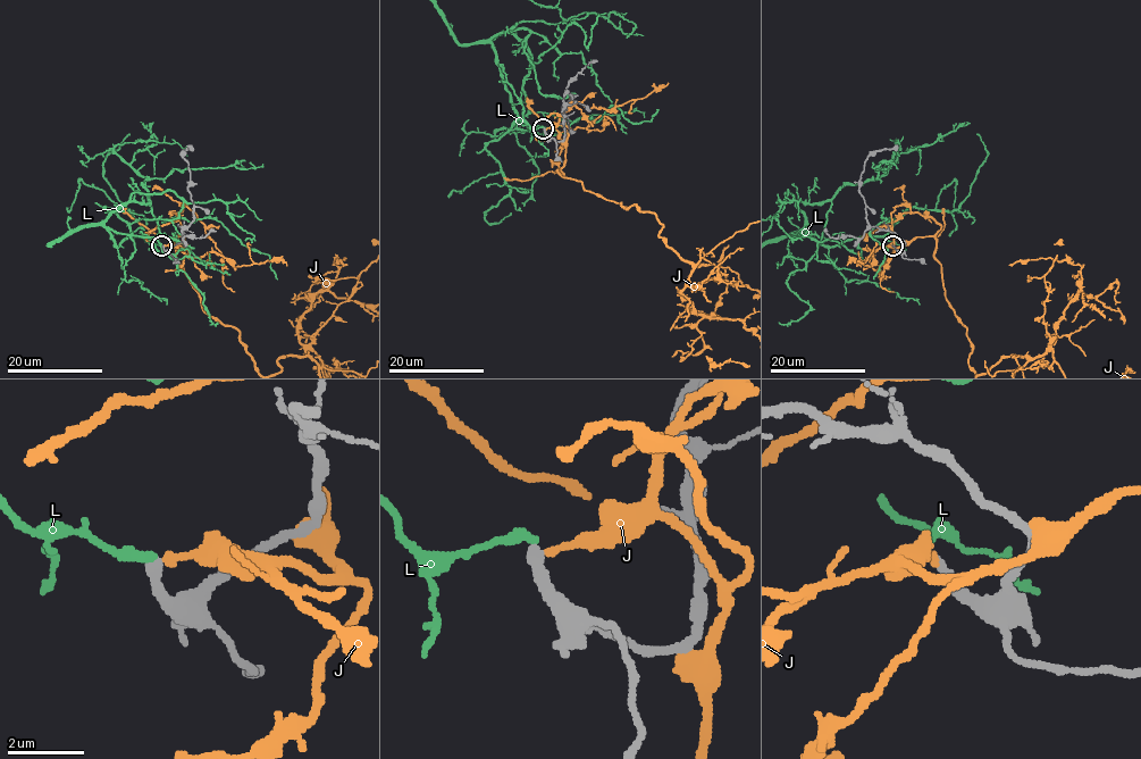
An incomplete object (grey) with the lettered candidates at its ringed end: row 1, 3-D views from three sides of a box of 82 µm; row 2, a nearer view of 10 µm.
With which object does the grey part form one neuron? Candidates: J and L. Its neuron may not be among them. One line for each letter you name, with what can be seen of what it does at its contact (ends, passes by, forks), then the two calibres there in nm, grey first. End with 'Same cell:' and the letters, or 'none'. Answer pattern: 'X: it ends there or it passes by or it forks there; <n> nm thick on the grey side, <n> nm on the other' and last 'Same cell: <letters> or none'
Same cell: none

